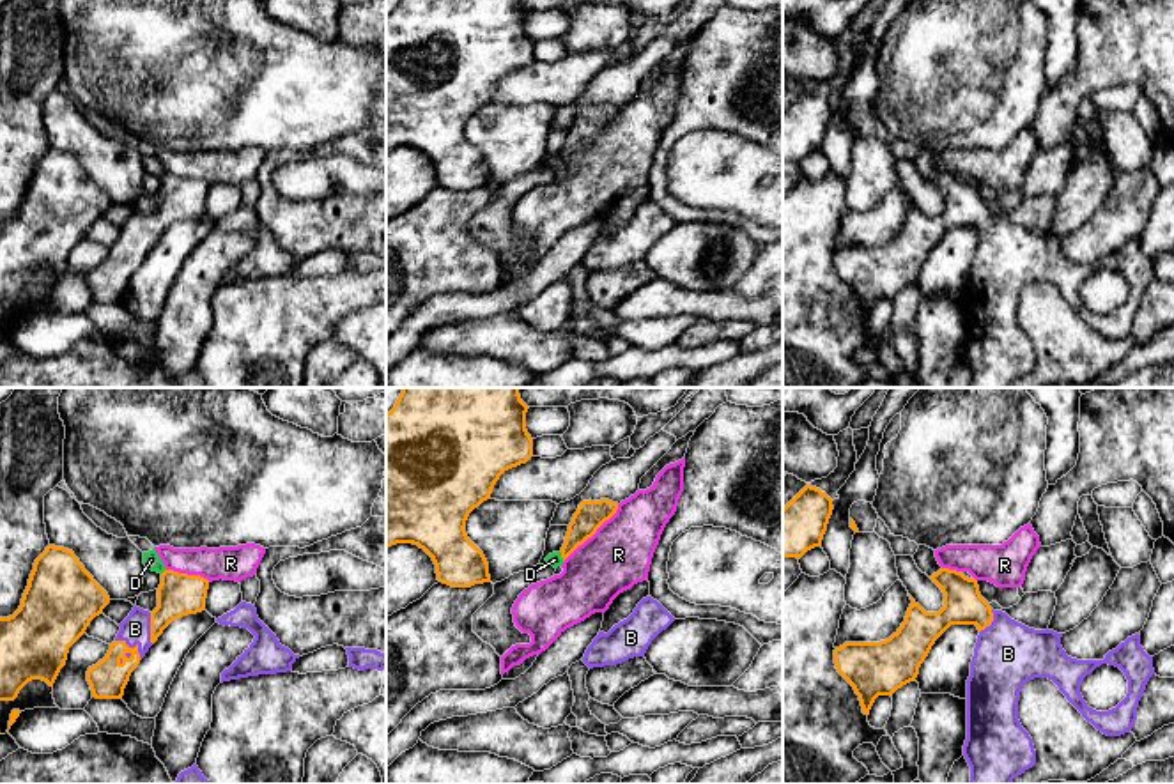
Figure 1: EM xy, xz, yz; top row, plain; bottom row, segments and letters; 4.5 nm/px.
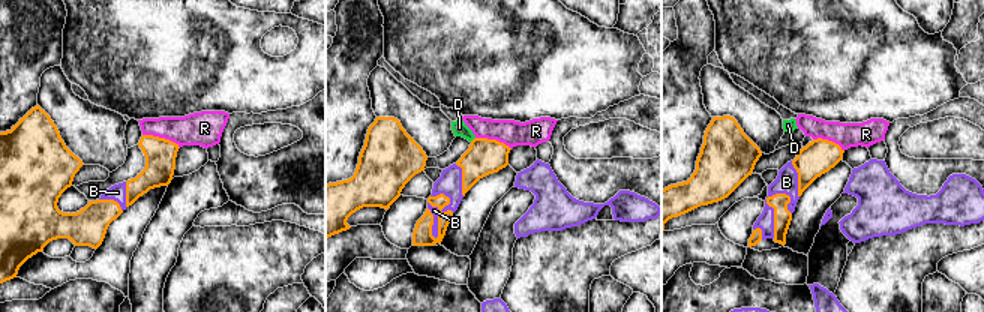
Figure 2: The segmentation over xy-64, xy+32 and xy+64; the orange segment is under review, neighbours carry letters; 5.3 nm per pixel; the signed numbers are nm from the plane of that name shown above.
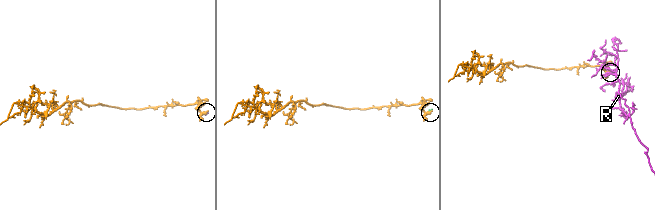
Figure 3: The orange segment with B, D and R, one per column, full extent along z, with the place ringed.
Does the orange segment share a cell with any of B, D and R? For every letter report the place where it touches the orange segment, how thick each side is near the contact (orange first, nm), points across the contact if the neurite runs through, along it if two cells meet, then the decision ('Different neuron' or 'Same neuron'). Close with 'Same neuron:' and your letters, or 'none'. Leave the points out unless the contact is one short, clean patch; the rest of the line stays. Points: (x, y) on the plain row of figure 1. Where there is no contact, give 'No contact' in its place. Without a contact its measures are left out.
B: Touches orange at xy (131, 252). Thickness 170 nm (orange) against 140 nm. Same neuron
D: Touches orange at xz (562, 160). Thickness 140 nm (orange) against 70 nm. Boundary: xz (560, 154), (563, 163). Different neuron
R: Touches orange at xz (592, 138). Thickness 140 nm (orange) against 300 nm. Different neuron
Same neuron: B

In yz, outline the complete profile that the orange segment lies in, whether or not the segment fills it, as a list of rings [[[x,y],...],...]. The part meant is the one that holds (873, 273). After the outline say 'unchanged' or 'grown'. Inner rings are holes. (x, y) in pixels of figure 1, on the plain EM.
[[[940,172],[930,182],[944,196],[944,211],[938,216],[926,216],[910,200],[912,207],[905,225],[889,242],[880,246],[845,246],[834,253],[836,273],[853,290],[864,319],[869,319],[878,299],[892,299],[903,288],[915,285],[931,250],[951,228],[976,228],[979,239],[967,283],[967,343],[963,349],[972,388],[1011,388],[1036,368],[1032,342],[1018,324],[1020,296],[1029,283],[1052,283],[1082,320],[1103,338],[1121,340],[1132,334],[1137,324],[1139,304],[1149,281],[1155,278],[1153,260],[1140,250],[1139,237],[1108,255],[1103,264],[1077,264],[1062,253],[1062,237],[1048,232],[1034,234],[1011,223],[1002,214],[993,214],[981,200],[976,182],[969,182],[962,175],[949,172]],[[1101,267],[1119,271],[1128,283],[1126,301],[1108,315],[1089,311],[1080,297],[1084,281]]]; grown

